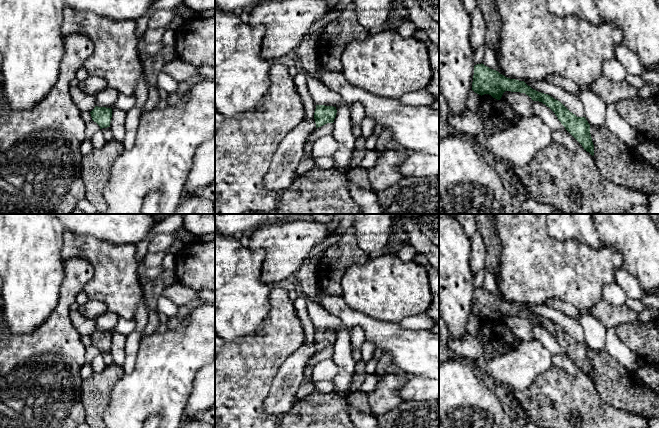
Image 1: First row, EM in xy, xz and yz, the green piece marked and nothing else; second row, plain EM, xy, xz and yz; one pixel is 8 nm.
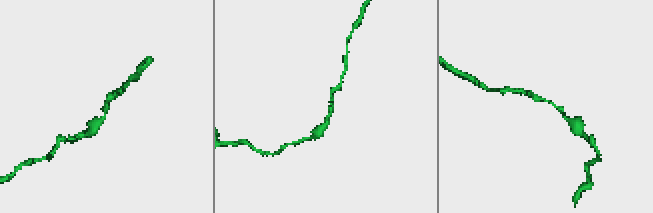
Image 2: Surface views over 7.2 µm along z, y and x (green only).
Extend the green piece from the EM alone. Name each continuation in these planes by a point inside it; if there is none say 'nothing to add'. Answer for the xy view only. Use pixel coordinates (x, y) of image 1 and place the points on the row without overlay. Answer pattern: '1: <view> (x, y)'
nothing to add

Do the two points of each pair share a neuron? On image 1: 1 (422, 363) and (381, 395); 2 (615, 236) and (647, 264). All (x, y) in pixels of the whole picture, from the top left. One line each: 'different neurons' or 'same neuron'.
1: different neurons
2: same neuron

